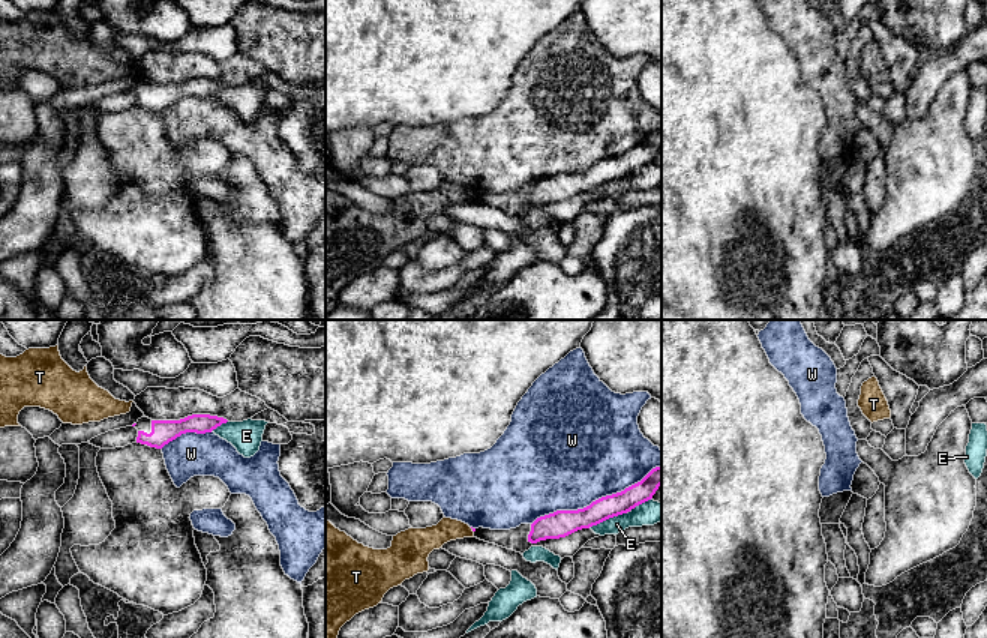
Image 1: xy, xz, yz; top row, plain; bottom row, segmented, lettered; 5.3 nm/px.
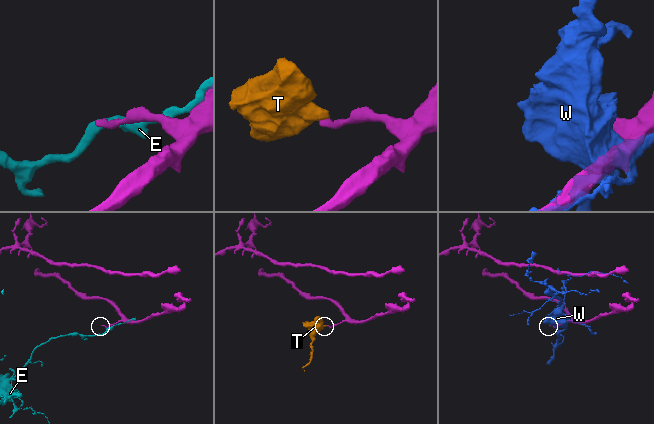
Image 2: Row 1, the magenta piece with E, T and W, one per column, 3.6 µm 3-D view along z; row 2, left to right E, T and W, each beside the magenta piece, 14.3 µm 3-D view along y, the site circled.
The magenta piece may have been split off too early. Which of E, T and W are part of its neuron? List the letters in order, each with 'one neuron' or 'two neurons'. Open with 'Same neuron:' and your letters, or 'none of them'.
Same neuron: none of them
E: two neurons
T: two neurons
W: two neurons

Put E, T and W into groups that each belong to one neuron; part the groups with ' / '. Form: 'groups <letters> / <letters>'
groups E / T / W

